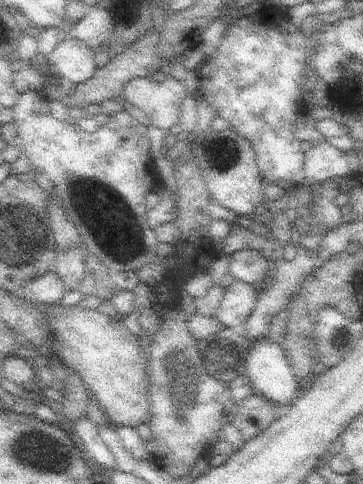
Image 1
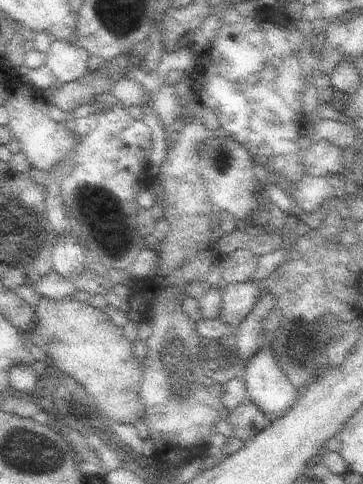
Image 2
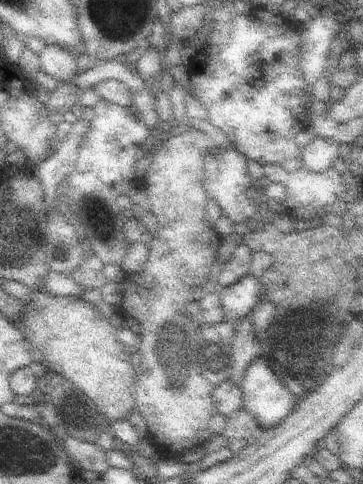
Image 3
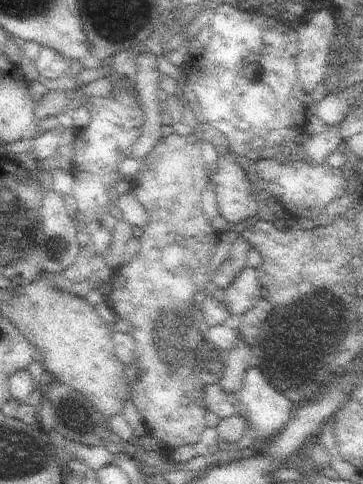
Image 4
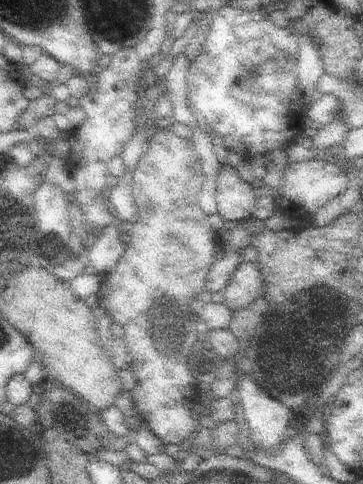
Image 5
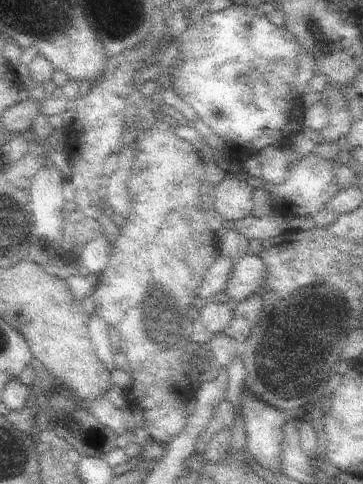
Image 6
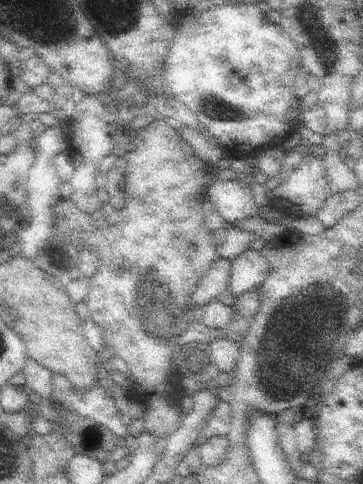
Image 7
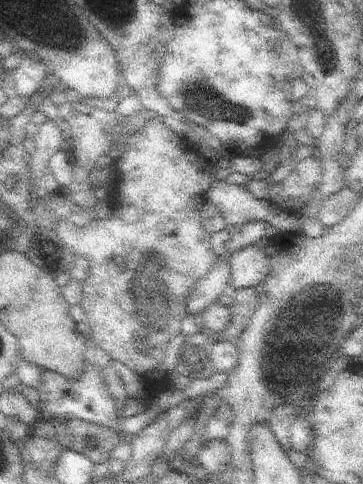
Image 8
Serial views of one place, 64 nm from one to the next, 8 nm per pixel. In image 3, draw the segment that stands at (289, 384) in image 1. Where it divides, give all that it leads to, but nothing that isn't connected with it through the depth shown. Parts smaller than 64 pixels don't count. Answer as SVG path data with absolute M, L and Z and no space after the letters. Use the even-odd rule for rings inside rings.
M257 358L245 372L243 384L243 410L253 414L263 432L279 426L295 408L295 396L271 372L267 360Z

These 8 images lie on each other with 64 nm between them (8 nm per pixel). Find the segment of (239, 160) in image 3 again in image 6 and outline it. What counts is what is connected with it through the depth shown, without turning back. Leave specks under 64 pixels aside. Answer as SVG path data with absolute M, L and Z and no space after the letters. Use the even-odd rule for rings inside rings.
M225 174L225 178L219 180L211 192L211 200L219 216L231 222L251 216L255 204L259 204L253 202L251 198L253 198L253 186L249 184L249 180L241 180L239 176L233 174Z

